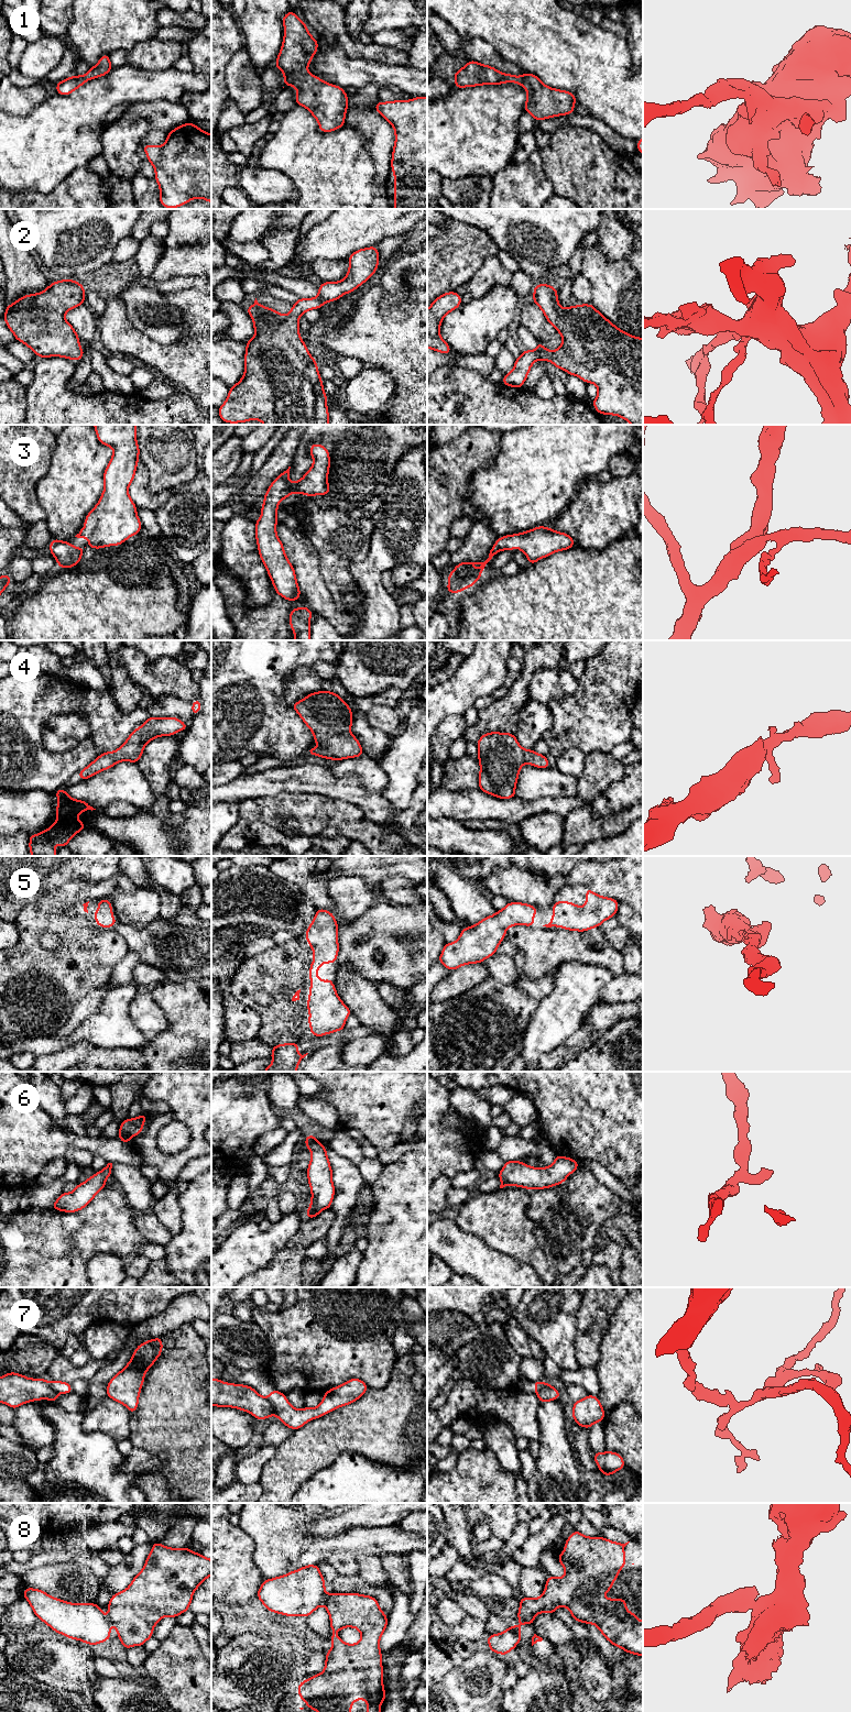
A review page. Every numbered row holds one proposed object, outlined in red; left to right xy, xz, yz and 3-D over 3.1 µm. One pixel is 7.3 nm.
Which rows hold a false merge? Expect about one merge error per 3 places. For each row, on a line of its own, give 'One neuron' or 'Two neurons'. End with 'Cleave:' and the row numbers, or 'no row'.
1: One neuron
2: One neuron
3: One neuron
4: One neuron
5: One neuron
6: One neuron
7: Two neurons
8: Two neurons
Cleave: 7, 8

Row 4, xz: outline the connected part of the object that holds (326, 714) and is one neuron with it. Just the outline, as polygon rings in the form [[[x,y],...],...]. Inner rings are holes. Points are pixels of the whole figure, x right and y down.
[[[320,690],[309,693],[292,707],[313,732],[314,743],[323,746],[309,747],[307,754],[336,761],[364,754],[359,740],[350,733],[352,711],[338,694]]]

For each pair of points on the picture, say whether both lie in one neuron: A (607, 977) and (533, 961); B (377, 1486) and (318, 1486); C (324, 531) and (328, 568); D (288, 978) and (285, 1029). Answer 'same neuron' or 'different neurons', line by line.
A: different neurons
B: same neuron
C: same neuron
D: same neuron

